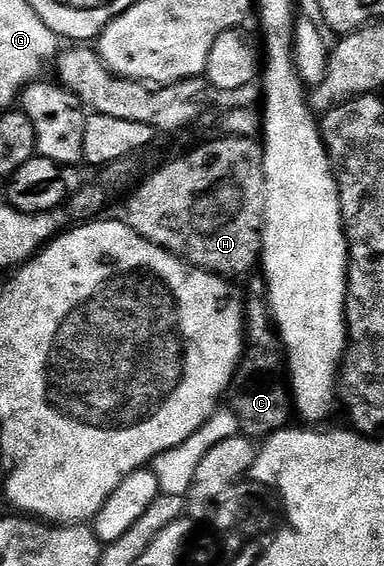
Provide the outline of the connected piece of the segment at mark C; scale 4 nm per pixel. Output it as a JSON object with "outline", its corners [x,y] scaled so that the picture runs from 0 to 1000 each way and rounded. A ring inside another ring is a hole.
{"outline":[[[688,495],[654,498],[648,518],[659,527],[638,532],[638,629],[617,645],[617,659],[591,696],[591,716],[617,735],[630,767],[659,776],[688,776],[755,749],[758,689],[747,671],[742,613],[711,572],[711,553],[690,527]]]}

